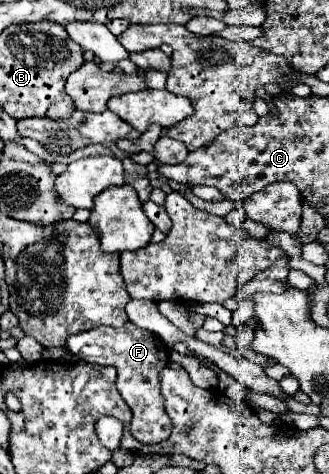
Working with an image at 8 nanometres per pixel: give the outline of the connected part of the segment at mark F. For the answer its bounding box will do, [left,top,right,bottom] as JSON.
[66,322,170,444]

